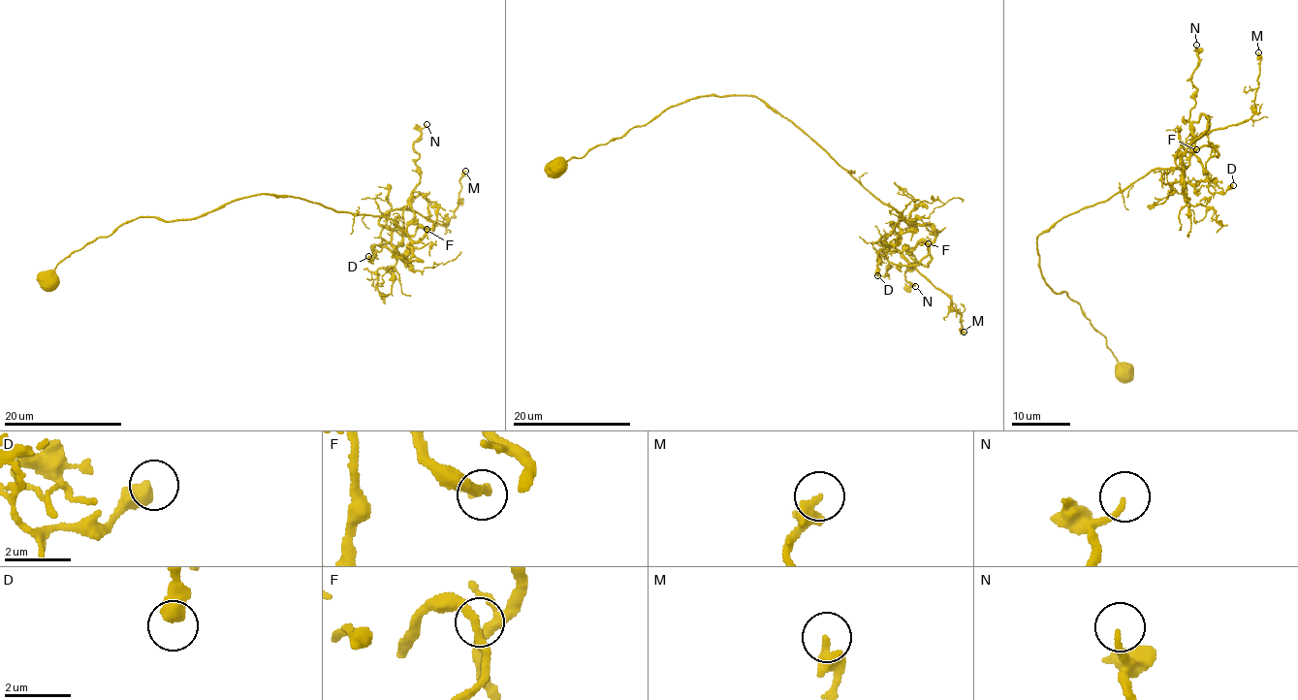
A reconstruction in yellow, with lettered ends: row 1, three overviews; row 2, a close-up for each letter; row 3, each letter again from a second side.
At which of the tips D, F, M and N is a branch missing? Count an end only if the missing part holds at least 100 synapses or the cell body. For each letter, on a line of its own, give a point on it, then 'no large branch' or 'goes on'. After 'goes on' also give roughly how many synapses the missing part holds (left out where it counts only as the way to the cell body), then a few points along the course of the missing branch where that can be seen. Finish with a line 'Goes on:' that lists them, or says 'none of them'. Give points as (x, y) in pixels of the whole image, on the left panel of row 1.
D: (368, 256) | no large branch
F: (427, 229) | no large branch
M: (465, 171) | no large branch
N: (427, 124) | no large branch
Goes on: none of them

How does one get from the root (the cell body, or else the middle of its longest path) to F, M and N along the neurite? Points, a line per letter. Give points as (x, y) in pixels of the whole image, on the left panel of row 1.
F: (47, 281), (139, 217), (258, 194), (417, 241), (423, 194), (427, 229)
M: (47, 281), (139, 217), (258, 194), (390, 218), (402, 254), (379, 219), (444, 226), (465, 171)
N: (47, 281), (139, 217), (195, 219), (258, 194), (390, 218), (417, 241), (433, 228), (413, 196), (427, 124)

